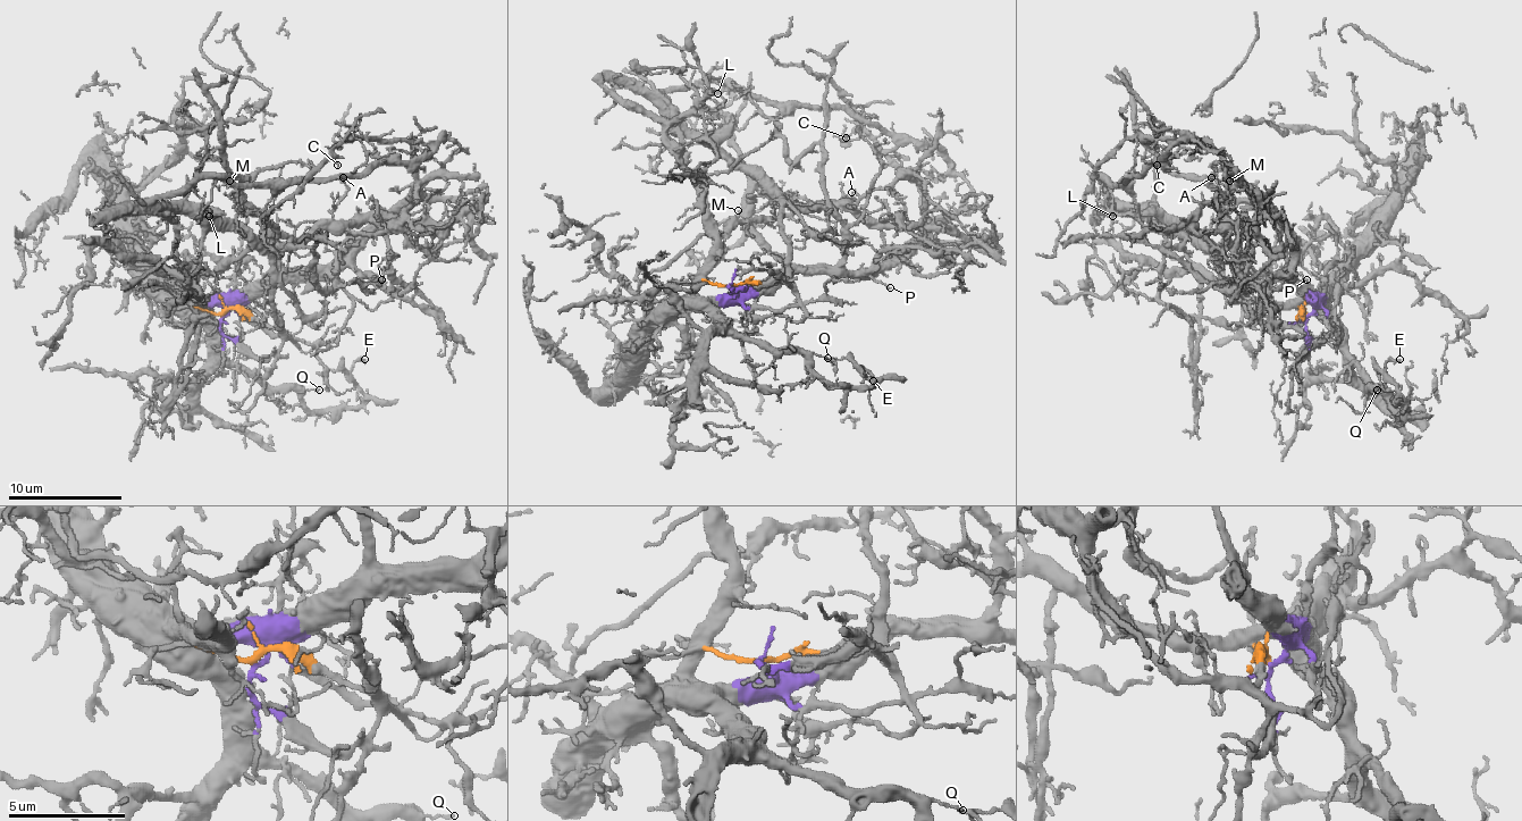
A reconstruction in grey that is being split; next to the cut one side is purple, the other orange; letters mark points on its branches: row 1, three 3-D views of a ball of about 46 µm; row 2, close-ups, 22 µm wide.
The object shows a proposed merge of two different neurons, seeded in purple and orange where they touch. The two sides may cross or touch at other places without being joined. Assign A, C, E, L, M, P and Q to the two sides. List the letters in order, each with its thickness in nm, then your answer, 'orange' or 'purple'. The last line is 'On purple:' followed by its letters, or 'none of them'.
A: 110 nm | orange
C: 130 nm | purple
E: 160 nm | purple
L: 120 nm | orange
M: 90 nm | purple
P: 130 nm | purple
Q: 80 nm | purple
On purple: C, E, M, P, Q

